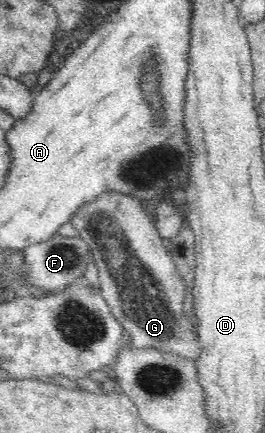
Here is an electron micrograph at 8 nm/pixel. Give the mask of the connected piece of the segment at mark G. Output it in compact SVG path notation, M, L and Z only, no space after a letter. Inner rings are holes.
M105 192L97 200L83 204L68 220L79 232L79 236L89 245L89 251L99 270L98 282L100 296L106 300L111 314L129 332L129 340L133 348L156 348L163 352L170 352L183 358L197 361L201 354L198 331L183 311L185 300L185 281L178 274L175 262L167 247L163 246L161 235L157 227L147 216L146 211L132 196L121 192Z

